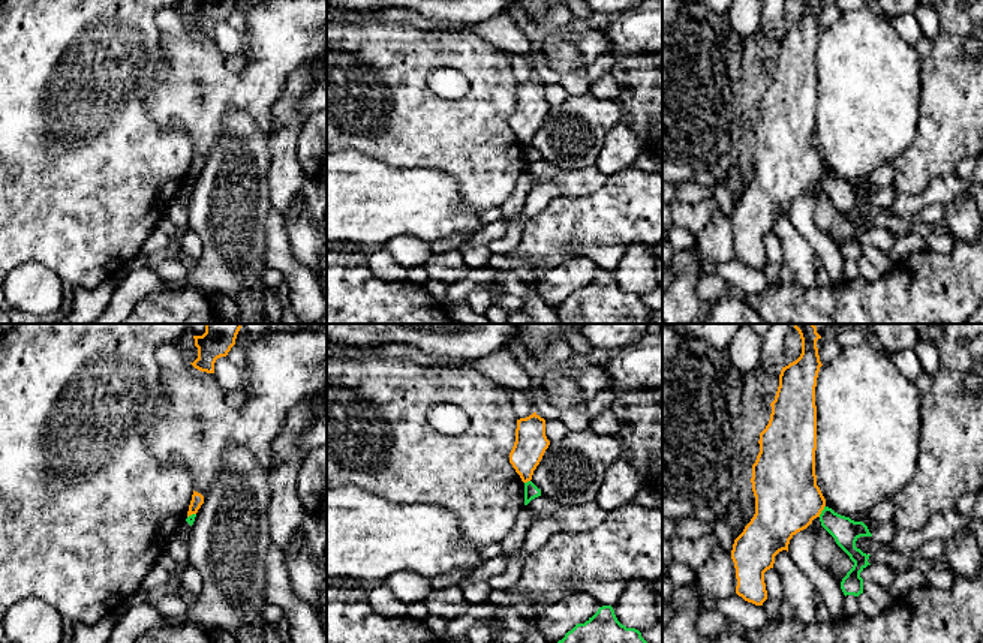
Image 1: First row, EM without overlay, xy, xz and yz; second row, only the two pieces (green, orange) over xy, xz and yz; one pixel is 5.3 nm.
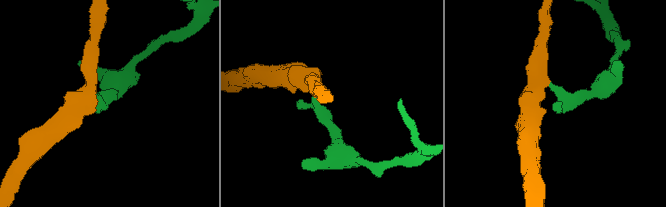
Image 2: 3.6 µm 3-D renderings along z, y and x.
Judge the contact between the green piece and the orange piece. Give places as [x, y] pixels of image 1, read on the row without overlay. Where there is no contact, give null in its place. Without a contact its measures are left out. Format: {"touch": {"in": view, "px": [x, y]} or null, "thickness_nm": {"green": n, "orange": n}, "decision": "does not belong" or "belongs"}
{"touch": {"in": "yz", "px": [821, 176]}, "thickness_nm": {"green": 140, "orange": 360}, "decision": "does not belong"}

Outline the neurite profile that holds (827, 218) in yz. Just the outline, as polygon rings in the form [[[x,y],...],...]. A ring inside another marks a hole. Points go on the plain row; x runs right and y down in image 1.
[[[820,181],[814,183],[808,192],[814,193],[814,222],[817,228],[832,238],[838,246],[842,246],[847,237],[853,232],[853,225],[836,208],[835,202],[821,190]]]

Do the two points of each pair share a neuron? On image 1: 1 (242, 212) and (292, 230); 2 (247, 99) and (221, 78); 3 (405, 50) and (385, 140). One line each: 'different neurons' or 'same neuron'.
1: different neurons
2: same neuron
3: same neuron

